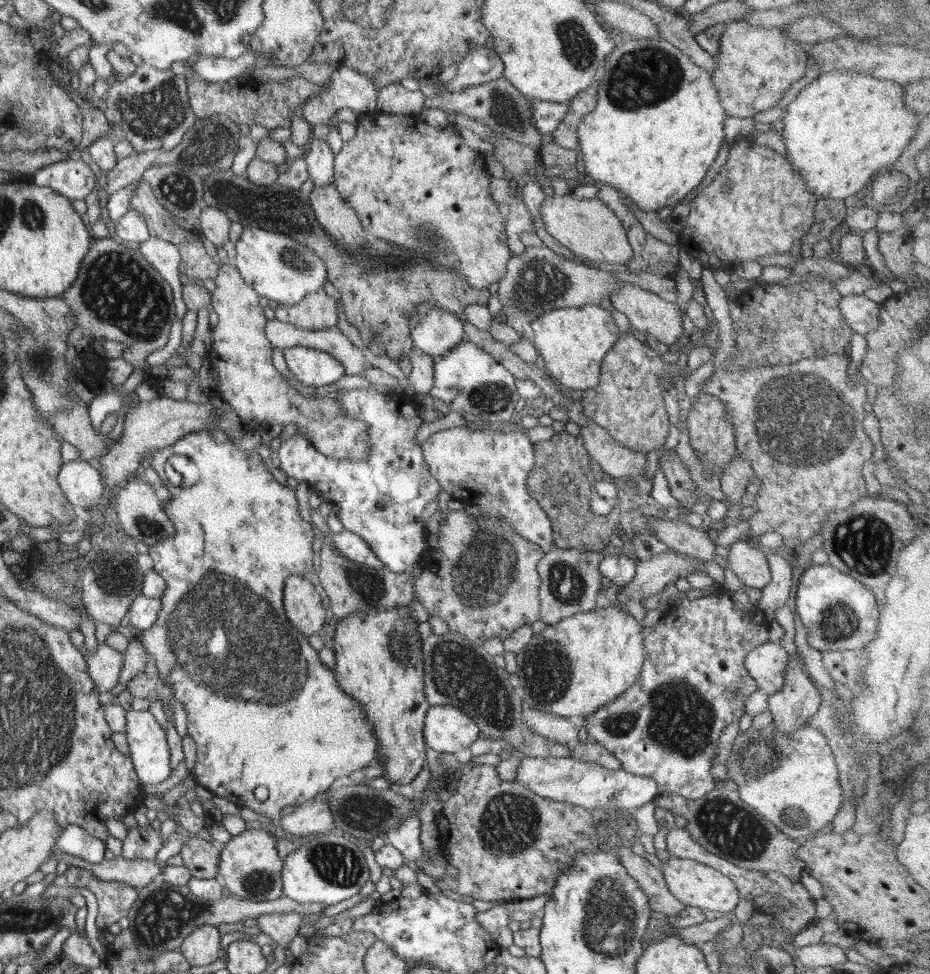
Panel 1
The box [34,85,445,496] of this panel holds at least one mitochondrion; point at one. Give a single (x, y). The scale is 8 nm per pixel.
(115, 289)

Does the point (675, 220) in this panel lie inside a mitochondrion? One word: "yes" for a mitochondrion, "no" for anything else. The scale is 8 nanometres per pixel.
no

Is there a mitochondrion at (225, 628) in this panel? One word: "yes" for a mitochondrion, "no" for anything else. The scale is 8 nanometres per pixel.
yes

